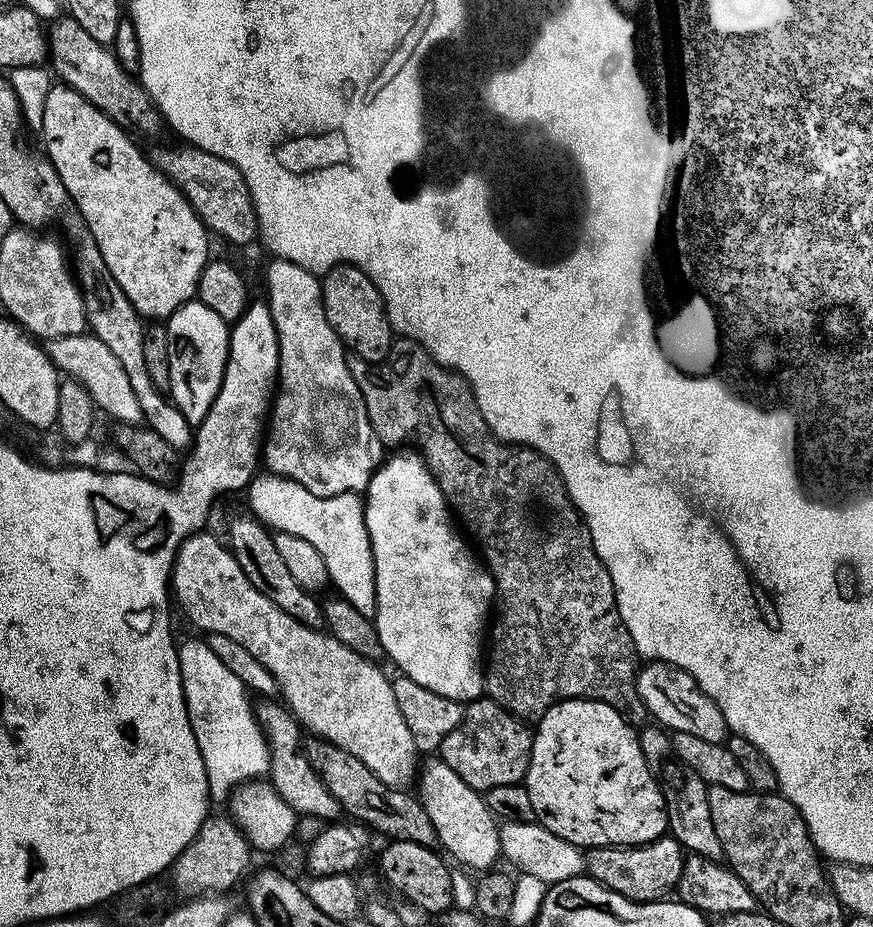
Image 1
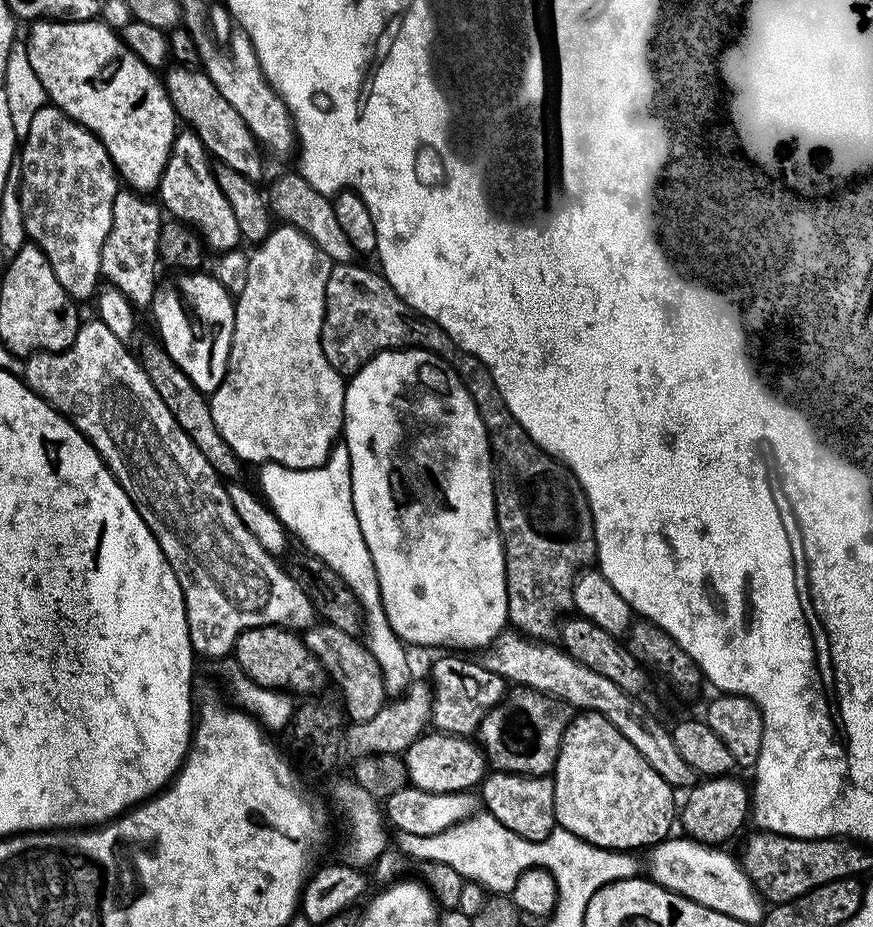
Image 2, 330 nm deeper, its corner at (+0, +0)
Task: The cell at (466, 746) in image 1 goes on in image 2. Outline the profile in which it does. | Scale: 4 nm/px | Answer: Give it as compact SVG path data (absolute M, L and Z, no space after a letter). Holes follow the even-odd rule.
M516 686L485 714L478 729L478 743L495 771L523 776L546 776L551 773L556 767L560 744L542 744L540 728L544 728L546 722L546 708L555 700L556 697L535 688Z

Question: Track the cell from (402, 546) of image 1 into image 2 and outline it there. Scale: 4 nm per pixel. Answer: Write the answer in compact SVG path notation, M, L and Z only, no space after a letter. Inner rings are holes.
M397 348L391 352L380 352L370 362L366 362L358 371L351 373L344 389L344 427L342 429L342 444L349 450L350 470L352 471L352 505L356 511L356 517L360 523L362 534L366 538L366 546L370 550L370 558L374 558L374 570L378 574L378 586L382 594L382 606L386 610L386 618L403 640L405 645L417 644L420 648L440 648L436 650L464 650L460 648L478 648L484 650L491 646L496 637L505 631L508 624L508 587L506 586L506 566L504 565L504 542L500 534L500 528L496 524L496 478L494 475L494 461L492 459L492 441L488 438L488 431L482 422L482 414L464 379L456 373L455 368L447 360L441 358L436 352L428 352L424 348Z

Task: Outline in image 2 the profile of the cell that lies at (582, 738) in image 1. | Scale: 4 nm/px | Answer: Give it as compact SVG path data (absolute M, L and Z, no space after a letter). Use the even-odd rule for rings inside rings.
M581 711L579 714L573 715L569 719L564 737L560 743L560 753L556 759L556 767L552 769L552 781L554 782L554 814L556 815L556 822L559 827L565 828L570 834L576 835L578 838L590 843L595 847L609 848L621 853L631 853L634 848L641 848L647 850L654 844L659 844L661 840L669 839L670 833L668 832L674 828L674 817L678 812L678 800L674 795L672 785L666 783L662 778L662 774L658 774L658 770L654 770L654 766L650 766L650 762L646 762L646 758L642 758L642 754L638 754L638 750L634 750L634 746L630 746L630 742L626 738L622 738L622 734L618 730L618 726L614 726L606 718L602 718L602 714L597 712Z

